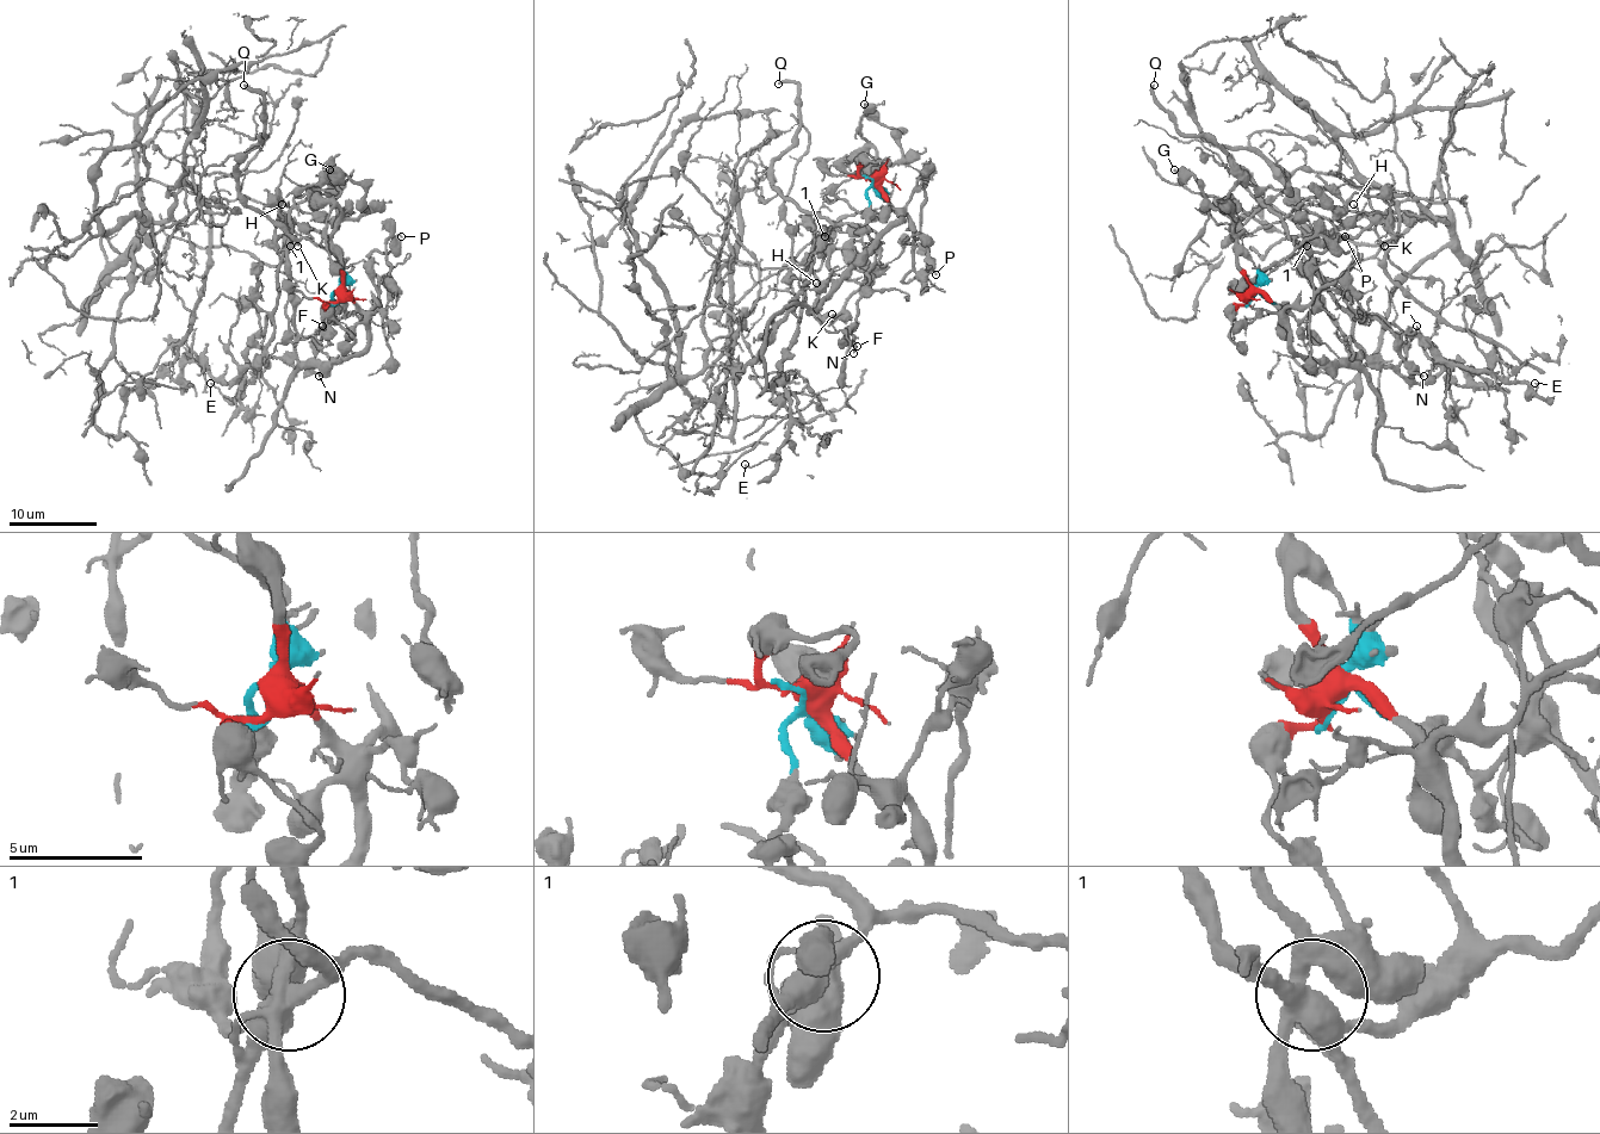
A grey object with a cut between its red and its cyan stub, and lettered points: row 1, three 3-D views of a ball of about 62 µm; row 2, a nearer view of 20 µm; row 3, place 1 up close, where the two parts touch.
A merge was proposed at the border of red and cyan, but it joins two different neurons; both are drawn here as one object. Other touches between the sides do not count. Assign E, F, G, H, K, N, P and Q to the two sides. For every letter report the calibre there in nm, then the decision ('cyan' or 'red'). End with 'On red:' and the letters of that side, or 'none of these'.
E: calibre 120 nm; cyan
F: calibre 200 nm; cyan
G: calibre 360 nm; red
H: calibre 130 nm; cyan
K: calibre 150 nm; cyan
N: calibre 200 nm; cyan
P: calibre 130 nm; red
Q: calibre 280 nm; cyan
On red: G, P

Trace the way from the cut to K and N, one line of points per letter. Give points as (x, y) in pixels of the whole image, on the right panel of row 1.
K: (1252, 297), (1304, 316), (1320, 287), (1296, 239), (1317, 253), (1382, 223), (1390, 235), (1384, 246)
N: (1252, 297), (1302, 318), (1324, 290), (1335, 290), (1377, 318), (1403, 363), (1424, 376)

